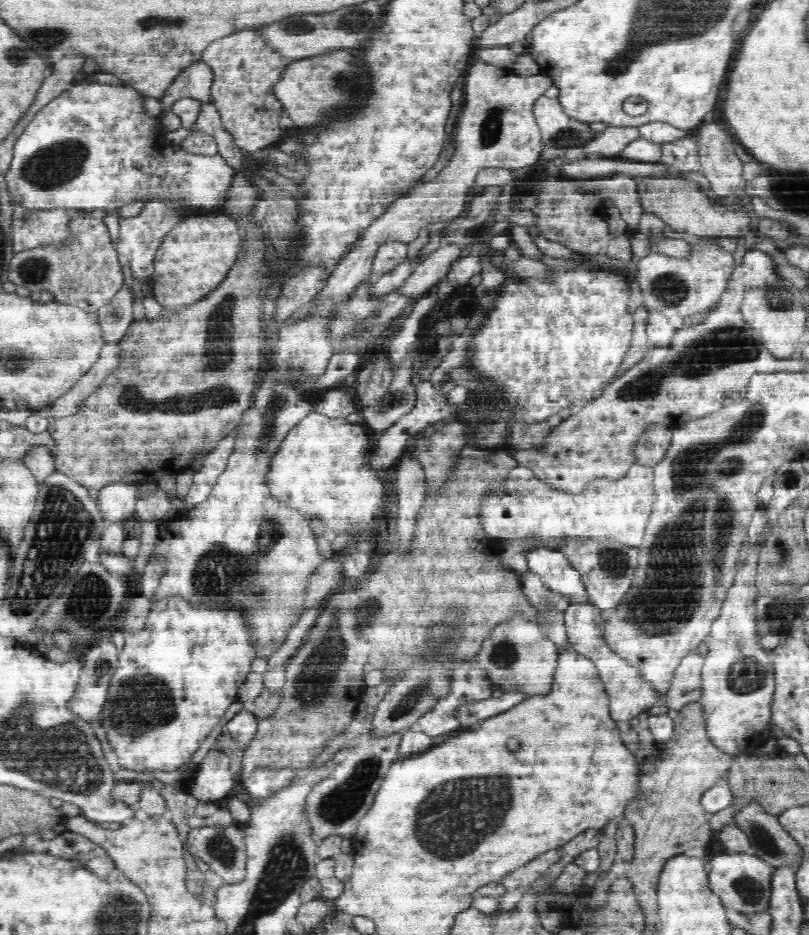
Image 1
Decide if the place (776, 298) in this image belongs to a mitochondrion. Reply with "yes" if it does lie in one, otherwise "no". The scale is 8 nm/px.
yes

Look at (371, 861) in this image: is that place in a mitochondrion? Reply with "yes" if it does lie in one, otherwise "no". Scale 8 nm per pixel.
no

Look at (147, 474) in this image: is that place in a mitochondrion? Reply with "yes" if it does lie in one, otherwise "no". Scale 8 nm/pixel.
no

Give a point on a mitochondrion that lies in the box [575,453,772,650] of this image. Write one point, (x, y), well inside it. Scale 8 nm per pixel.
(614, 563)

